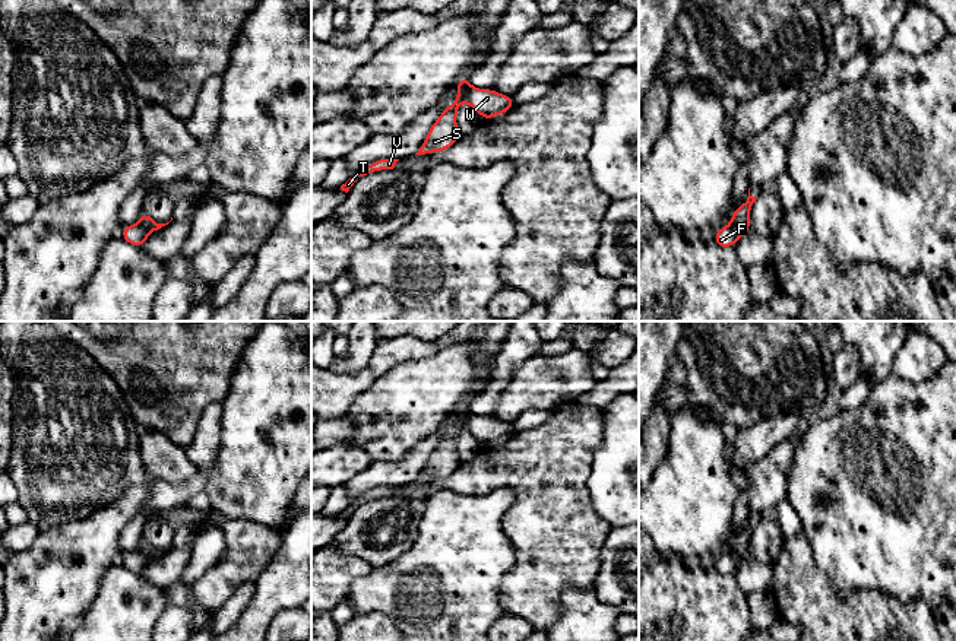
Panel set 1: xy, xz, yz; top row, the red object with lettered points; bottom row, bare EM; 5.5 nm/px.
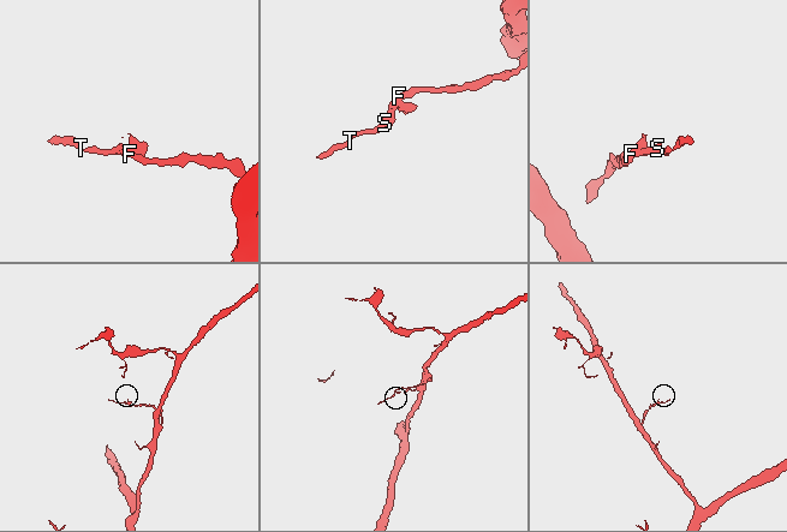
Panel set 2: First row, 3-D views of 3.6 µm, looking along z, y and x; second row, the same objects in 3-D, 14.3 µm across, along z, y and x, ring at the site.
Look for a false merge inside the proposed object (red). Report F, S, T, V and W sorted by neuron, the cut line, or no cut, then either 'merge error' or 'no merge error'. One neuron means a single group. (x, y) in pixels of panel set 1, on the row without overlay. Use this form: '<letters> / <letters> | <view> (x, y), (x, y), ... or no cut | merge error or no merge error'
F S T V / W | yz (731, 549), (746, 559) | merge error

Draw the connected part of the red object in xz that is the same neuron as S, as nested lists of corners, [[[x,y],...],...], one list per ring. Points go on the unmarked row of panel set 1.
[[[468,403],[458,409],[453,416],[460,422],[440,441],[436,450],[430,454],[425,469],[415,482],[446,477],[455,472],[455,469],[460,464],[456,451],[456,440],[471,415],[472,413]]]

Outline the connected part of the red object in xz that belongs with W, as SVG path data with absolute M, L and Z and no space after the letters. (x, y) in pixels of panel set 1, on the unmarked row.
M471 415L465 428L484 445L497 444L513 435L513 423L501 422L493 416Z

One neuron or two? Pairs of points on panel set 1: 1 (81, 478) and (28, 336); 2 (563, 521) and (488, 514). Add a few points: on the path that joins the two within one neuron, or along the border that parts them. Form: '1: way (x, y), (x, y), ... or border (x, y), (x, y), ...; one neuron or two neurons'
1: way (75, 443), (66, 405), (48, 371); one neuron
2: border (477, 494), (515, 492), (503, 517), (515, 548); two neurons

